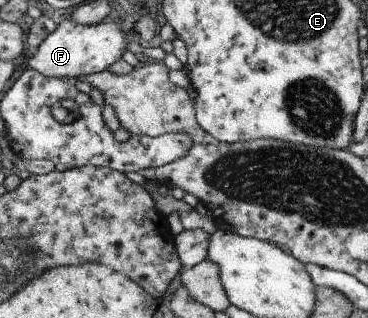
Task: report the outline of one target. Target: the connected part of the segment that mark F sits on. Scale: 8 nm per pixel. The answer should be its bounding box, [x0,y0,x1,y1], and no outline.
[25,20,135,82]

